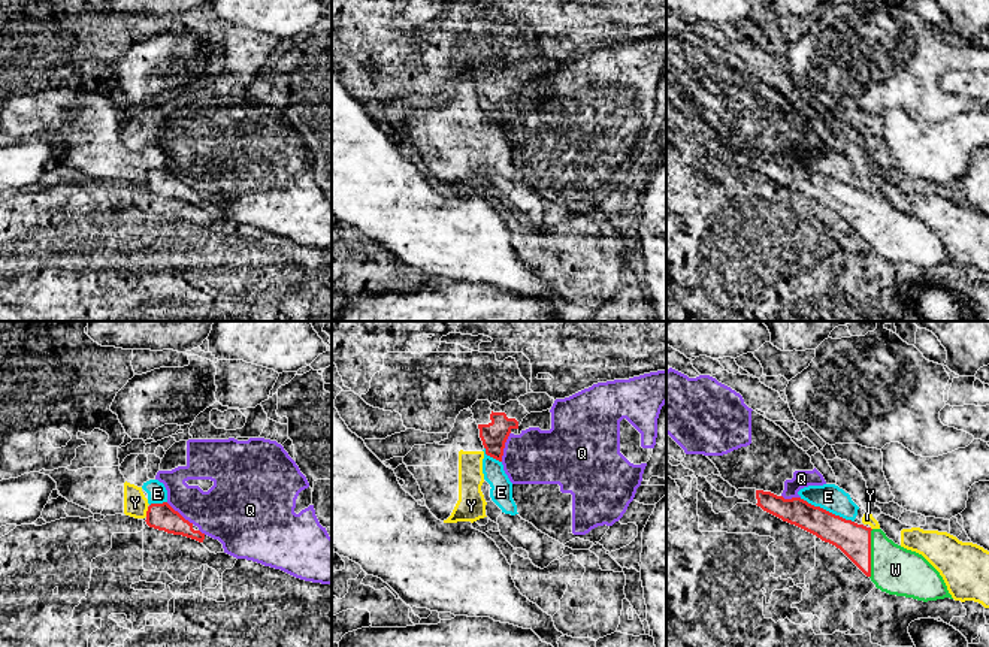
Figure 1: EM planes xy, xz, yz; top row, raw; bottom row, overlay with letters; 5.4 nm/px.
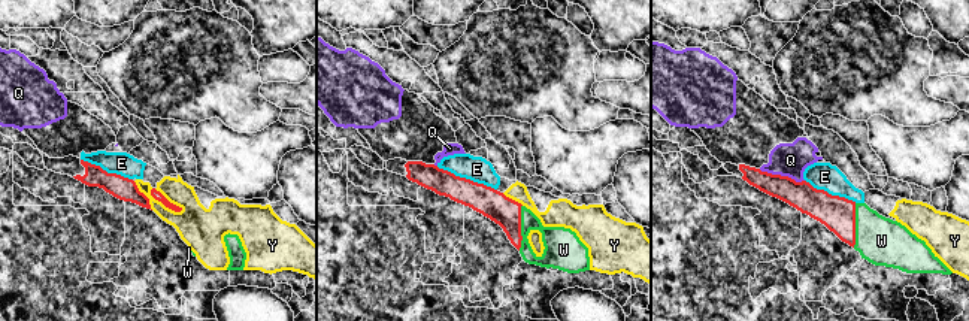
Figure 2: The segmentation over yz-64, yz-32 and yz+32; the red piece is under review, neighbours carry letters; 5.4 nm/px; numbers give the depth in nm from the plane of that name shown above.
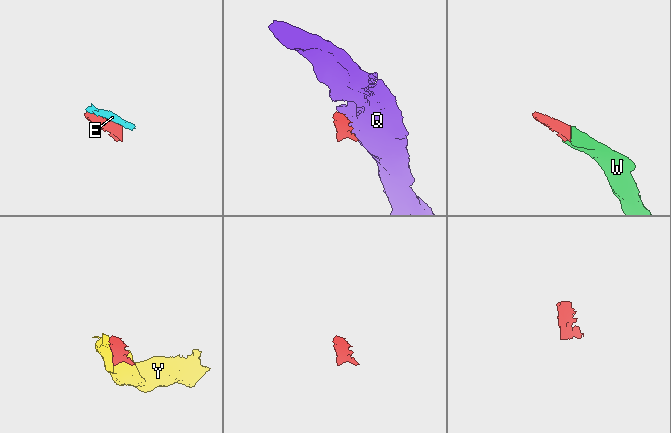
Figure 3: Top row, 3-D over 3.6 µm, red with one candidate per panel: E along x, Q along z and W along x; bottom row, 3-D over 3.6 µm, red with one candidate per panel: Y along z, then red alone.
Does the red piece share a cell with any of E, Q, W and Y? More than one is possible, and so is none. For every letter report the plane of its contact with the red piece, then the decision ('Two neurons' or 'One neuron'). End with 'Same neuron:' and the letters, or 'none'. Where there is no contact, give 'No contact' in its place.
E: Touches red in yz. Two neurons
Q: Touches red in xz. Two neurons
W: Touches red in yz. One neuron
Y: Touches red in xy. Two neurons
Same neuron: W

